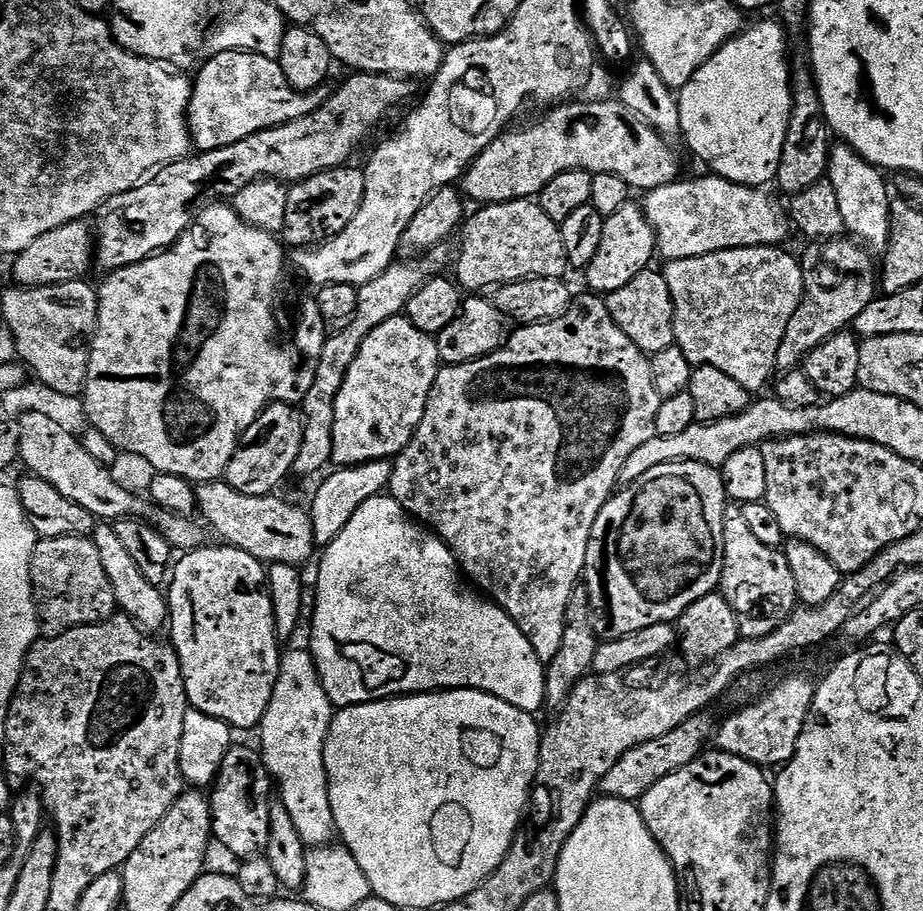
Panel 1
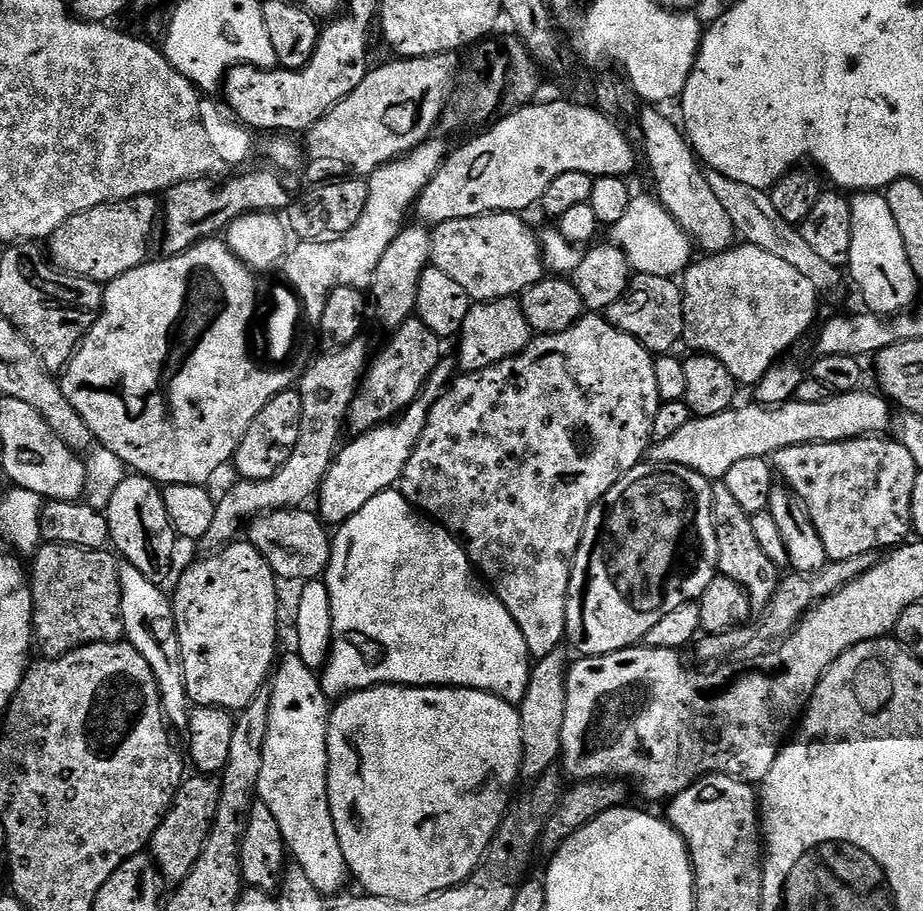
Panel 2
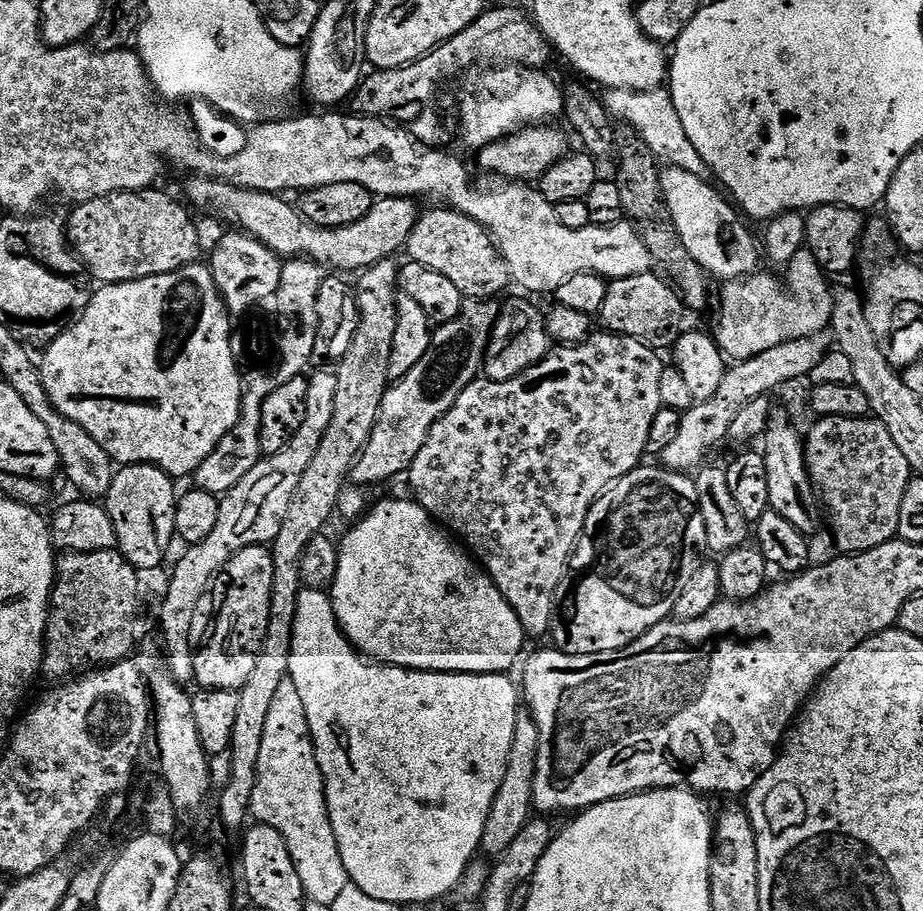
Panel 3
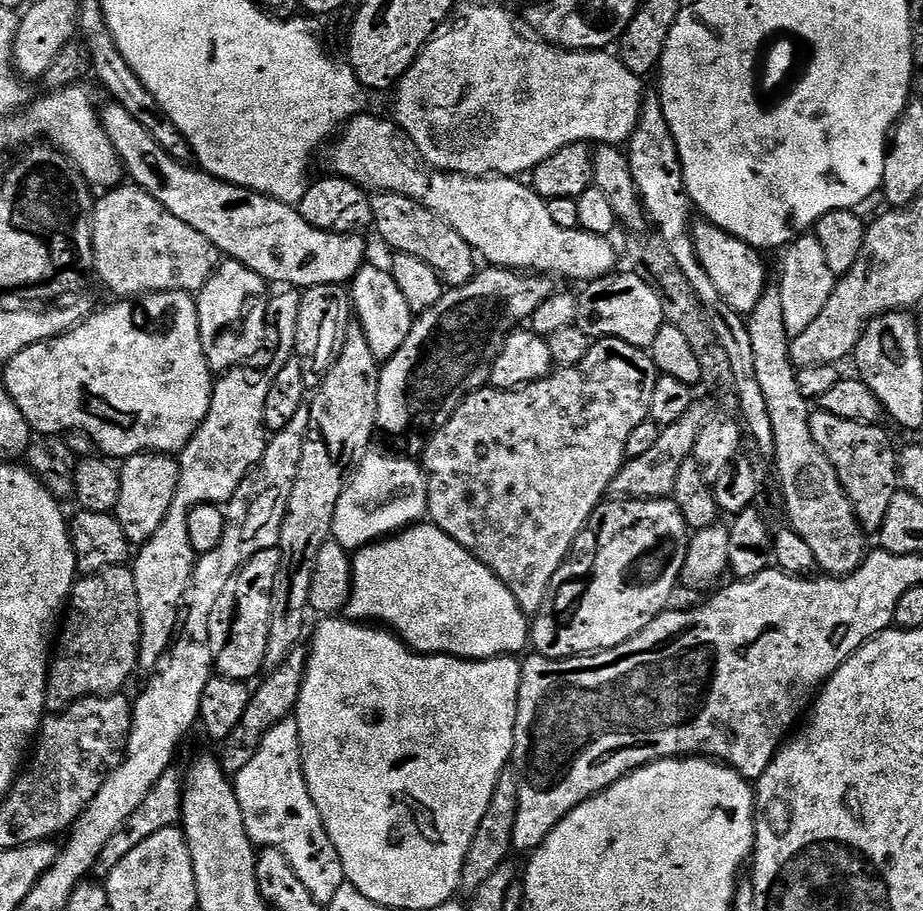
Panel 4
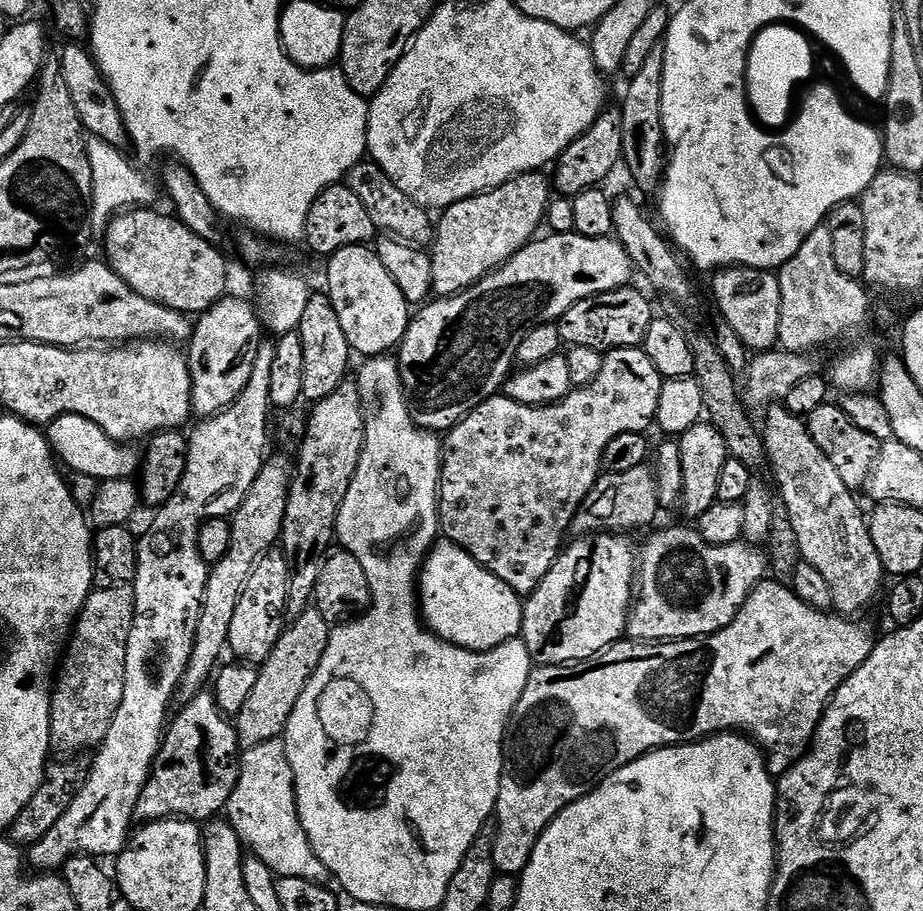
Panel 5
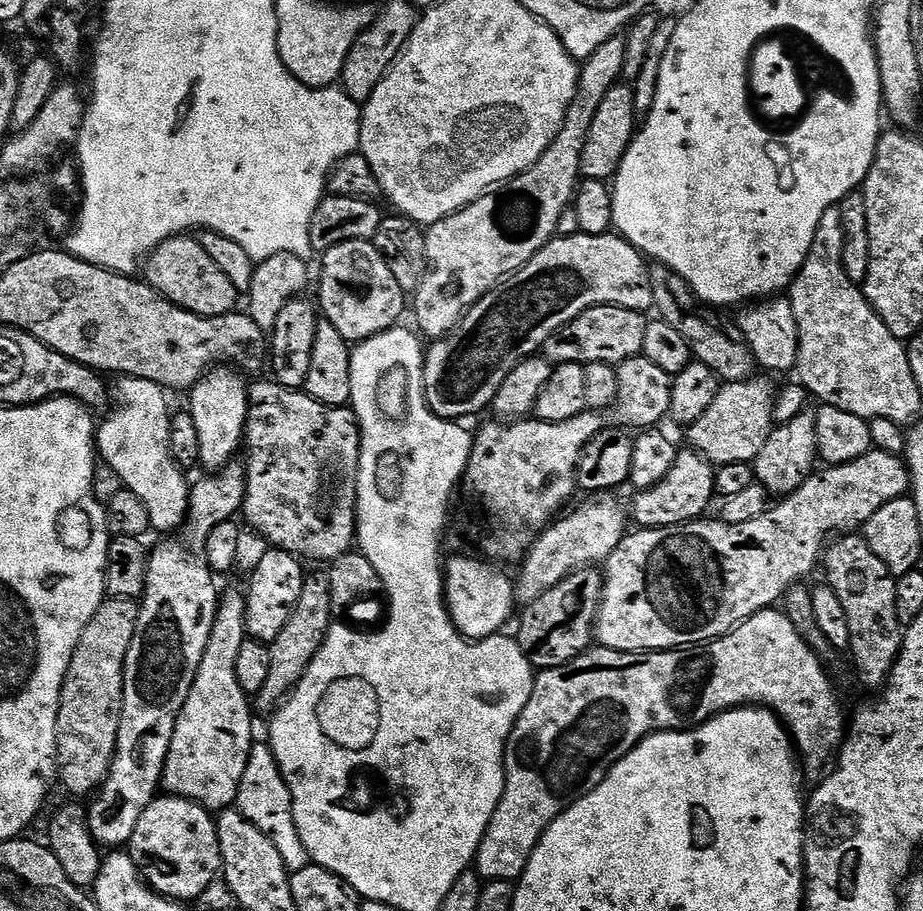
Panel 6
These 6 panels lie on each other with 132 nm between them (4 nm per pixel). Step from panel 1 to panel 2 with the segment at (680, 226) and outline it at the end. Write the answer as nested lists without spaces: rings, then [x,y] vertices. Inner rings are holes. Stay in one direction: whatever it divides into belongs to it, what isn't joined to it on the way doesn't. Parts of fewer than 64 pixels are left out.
[[[633,195],[622,222],[611,229],[611,239],[615,247],[623,252],[633,273],[641,276],[679,277],[693,259],[692,238],[680,229],[676,219],[660,205],[659,199],[649,196]]]

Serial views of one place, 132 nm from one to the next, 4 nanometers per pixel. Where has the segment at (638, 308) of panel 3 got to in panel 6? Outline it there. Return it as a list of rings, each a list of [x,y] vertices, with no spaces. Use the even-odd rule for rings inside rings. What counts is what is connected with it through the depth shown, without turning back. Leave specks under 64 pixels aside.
[[[596,304],[587,308],[578,318],[574,318],[566,326],[554,330],[550,338],[546,338],[542,349],[545,360],[554,366],[557,364],[593,364],[602,362],[618,366],[630,358],[642,353],[642,342],[646,339],[648,320],[645,313],[626,310],[613,304]]]

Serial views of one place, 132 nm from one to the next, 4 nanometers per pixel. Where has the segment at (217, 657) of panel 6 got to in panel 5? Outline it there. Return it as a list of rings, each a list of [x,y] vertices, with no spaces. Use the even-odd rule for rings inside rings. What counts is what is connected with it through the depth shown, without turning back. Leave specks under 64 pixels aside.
[[[205,690],[187,701],[180,713],[171,717],[164,739],[160,741],[160,753],[152,763],[152,772],[146,786],[138,798],[135,819],[140,822],[183,818],[197,822],[207,822],[219,817],[228,807],[230,794],[234,794],[236,779],[240,773],[241,747],[236,737],[235,723],[224,715],[218,706],[215,695]]]

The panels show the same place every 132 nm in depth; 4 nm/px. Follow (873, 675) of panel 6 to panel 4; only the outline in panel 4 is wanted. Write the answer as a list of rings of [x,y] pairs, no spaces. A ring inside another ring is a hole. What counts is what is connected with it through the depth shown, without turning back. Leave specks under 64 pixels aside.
[[[769,283],[764,289],[762,298],[758,298],[758,306],[747,313],[750,343],[754,350],[754,371],[758,374],[758,386],[762,386],[762,398],[766,398],[766,410],[770,410],[770,426],[774,426],[774,446],[772,452],[776,456],[776,476],[780,479],[780,492],[784,495],[784,508],[788,511],[787,523],[796,531],[798,538],[803,538],[806,546],[816,559],[817,569],[829,576],[848,576],[858,570],[864,561],[870,545],[867,544],[864,527],[854,514],[854,506],[850,506],[850,498],[846,498],[846,490],[842,490],[842,482],[838,482],[838,474],[834,466],[830,466],[830,458],[822,454],[818,442],[810,434],[810,402],[798,390],[797,367],[792,363],[792,345],[786,330],[786,322],[782,318],[782,294],[779,283]]]

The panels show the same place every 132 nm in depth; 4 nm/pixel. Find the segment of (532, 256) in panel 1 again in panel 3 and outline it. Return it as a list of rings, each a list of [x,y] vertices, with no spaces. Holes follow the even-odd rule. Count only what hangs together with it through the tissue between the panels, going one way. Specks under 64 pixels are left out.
[[[447,206],[436,207],[440,208],[433,212],[425,211],[416,221],[414,230],[408,236],[407,259],[430,270],[438,270],[438,274],[450,278],[450,282],[454,282],[465,297],[477,300],[499,297],[499,292],[510,284],[510,273],[488,231],[466,214],[453,212]]]

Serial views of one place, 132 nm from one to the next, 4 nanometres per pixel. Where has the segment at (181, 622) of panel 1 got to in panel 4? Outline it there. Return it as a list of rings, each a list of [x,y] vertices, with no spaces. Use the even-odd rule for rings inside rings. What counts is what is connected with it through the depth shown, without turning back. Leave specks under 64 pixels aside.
[[[274,547],[270,550],[262,550],[262,554],[254,554],[254,558],[250,558],[250,562],[246,562],[244,569],[236,576],[234,581],[236,617],[232,620],[228,641],[221,648],[219,645],[214,656],[214,668],[219,675],[231,680],[252,682],[265,671],[264,659],[266,658],[266,642],[270,638],[272,595],[274,582],[279,573],[280,550],[279,547]]]

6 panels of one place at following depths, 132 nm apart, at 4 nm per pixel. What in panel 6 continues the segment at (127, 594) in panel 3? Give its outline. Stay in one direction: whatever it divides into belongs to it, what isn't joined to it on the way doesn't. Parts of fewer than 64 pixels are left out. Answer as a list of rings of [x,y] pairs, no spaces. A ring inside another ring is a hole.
[[[105,599],[104,603],[98,606],[94,618],[90,618],[86,630],[82,630],[82,638],[70,658],[56,715],[56,759],[59,783],[64,783],[65,790],[73,792],[76,796],[91,797],[108,779],[108,772],[112,769],[124,705],[126,654],[130,650],[130,642],[134,642],[134,630],[138,626],[139,617],[140,606],[137,601]]]

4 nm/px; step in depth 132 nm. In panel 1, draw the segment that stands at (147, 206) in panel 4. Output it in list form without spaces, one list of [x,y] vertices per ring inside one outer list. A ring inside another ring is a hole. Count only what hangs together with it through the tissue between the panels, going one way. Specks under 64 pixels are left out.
[[[87,219],[75,220],[42,238],[34,238],[26,250],[15,253],[12,276],[22,288],[41,288],[51,284],[65,284],[71,280],[84,280],[88,270],[94,266],[94,228]]]

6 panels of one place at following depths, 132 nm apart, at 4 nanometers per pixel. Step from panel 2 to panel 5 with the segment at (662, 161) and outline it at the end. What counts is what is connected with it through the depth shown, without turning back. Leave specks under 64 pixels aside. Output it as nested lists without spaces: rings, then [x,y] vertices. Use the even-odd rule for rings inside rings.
[[[722,268],[712,280],[712,296],[720,318],[742,338],[742,342],[753,353],[767,352],[777,347],[782,322],[782,290],[780,277],[766,268]]]

